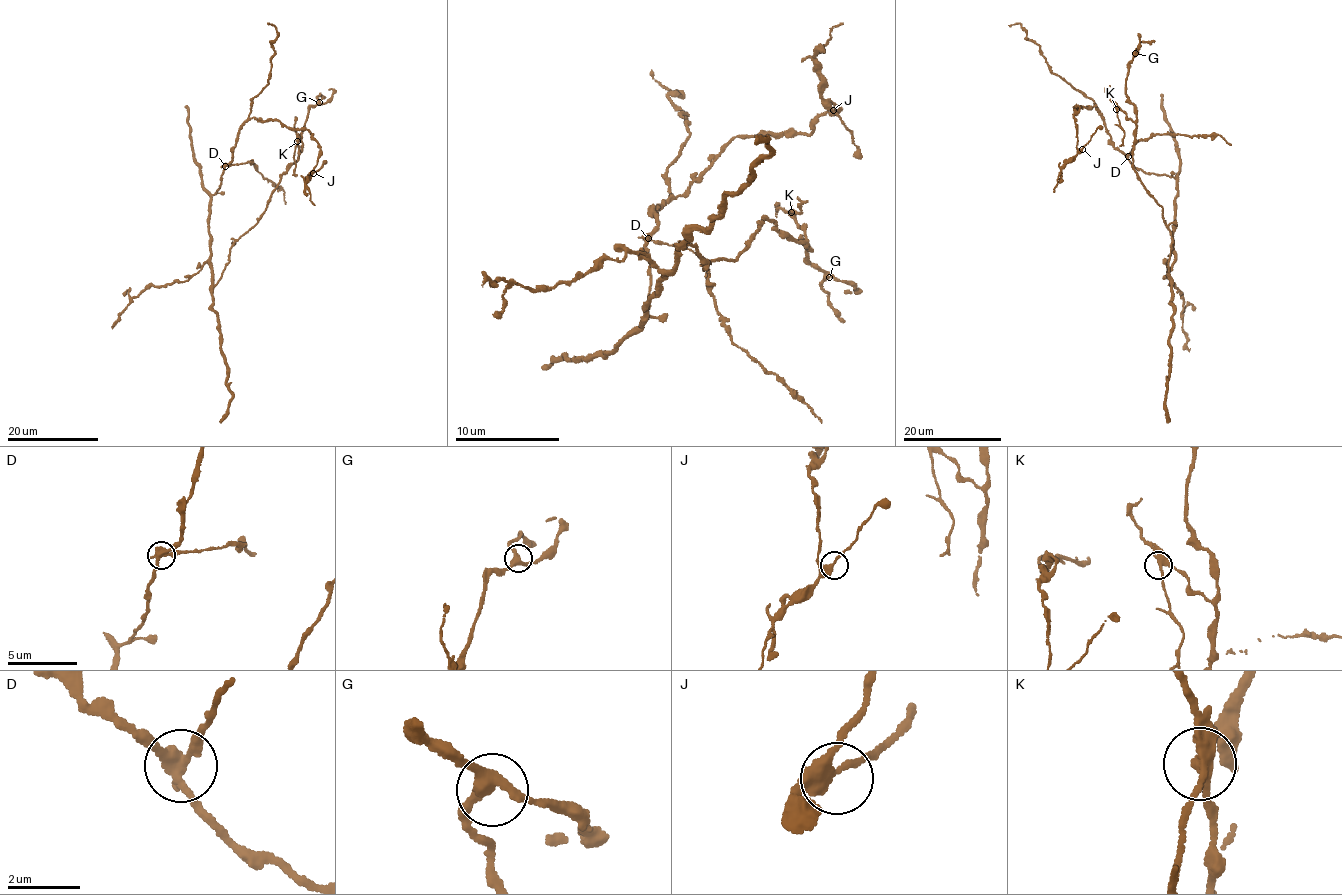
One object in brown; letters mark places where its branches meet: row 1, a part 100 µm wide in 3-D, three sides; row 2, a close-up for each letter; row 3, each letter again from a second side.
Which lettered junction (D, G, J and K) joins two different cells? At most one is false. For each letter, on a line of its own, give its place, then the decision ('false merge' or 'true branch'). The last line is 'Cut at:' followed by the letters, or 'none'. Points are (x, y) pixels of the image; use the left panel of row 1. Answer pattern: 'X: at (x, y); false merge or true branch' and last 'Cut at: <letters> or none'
D: at (225, 166); false merge
G: at (319, 102); true branch
J: at (313, 173); true branch
K: at (297, 141); true branch
Cut at: D

